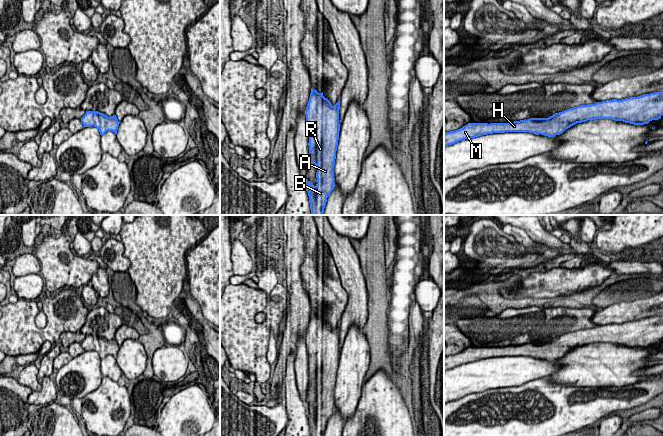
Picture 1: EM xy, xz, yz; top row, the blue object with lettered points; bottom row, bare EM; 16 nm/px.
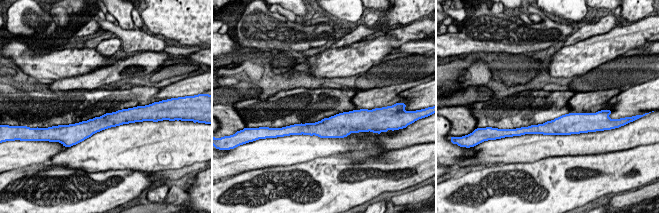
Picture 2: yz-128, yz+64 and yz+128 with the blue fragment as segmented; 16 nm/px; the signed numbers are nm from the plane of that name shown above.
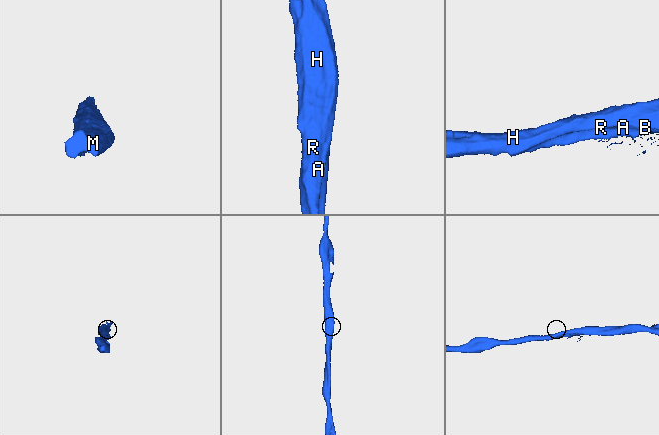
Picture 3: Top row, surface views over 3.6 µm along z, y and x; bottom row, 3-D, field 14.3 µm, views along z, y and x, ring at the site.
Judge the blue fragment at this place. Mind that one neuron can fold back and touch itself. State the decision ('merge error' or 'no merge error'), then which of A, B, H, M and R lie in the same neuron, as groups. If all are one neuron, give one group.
no merge error | A B H M R

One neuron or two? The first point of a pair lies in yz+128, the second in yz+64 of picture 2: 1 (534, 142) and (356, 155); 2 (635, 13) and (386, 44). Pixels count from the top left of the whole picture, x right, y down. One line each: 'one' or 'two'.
1: two
2: two

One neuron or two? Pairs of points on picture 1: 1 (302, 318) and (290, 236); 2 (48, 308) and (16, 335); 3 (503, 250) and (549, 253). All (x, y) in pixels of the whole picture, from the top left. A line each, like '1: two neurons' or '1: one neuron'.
1: one neuron
2: one neuron
3: one neuron

